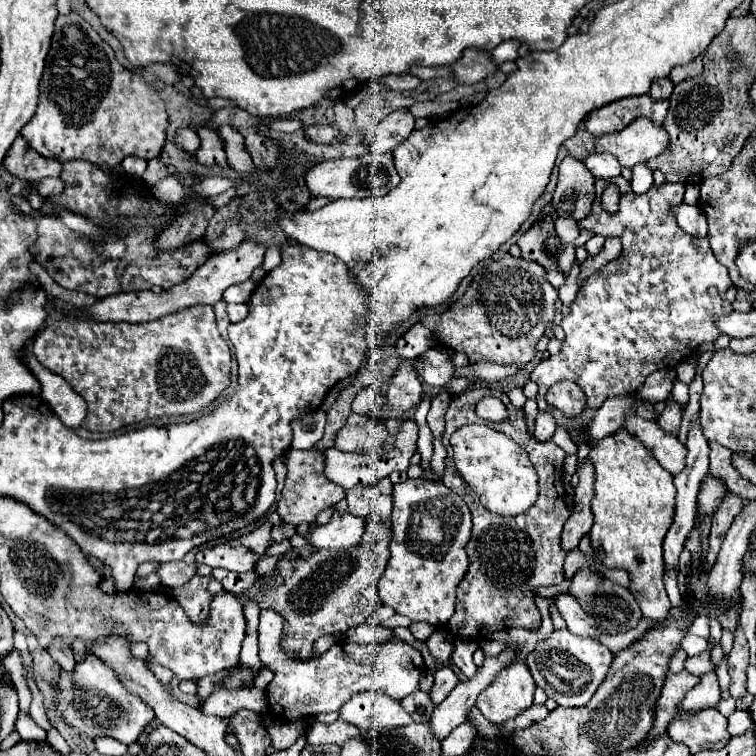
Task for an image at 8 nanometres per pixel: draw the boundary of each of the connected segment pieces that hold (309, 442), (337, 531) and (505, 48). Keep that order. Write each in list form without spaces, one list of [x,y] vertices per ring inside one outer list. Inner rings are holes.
[[[322,409],[292,421],[292,449],[312,449],[324,435],[326,413]]]
[[[334,511],[332,519],[326,525],[314,525],[304,535],[304,539],[316,549],[350,549],[360,543],[364,535],[366,521],[350,515],[348,511]]]
[[[504,41],[492,51],[492,57],[498,65],[504,61],[514,61],[518,57],[518,47],[520,47],[520,41]]]

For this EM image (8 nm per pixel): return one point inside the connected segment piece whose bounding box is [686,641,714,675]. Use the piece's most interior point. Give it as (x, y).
(700, 665)

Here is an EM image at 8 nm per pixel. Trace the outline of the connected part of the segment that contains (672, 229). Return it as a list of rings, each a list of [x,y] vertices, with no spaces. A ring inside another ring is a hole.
[[[616,177],[612,179],[612,183],[618,185],[620,189],[618,211],[608,213],[600,205],[600,201],[594,201],[590,215],[584,221],[580,221],[580,227],[592,229],[598,235],[620,237],[622,255],[584,281],[580,295],[574,299],[570,307],[570,315],[562,319],[566,343],[562,345],[560,355],[540,361],[532,371],[532,381],[538,383],[540,387],[536,395],[540,411],[546,411],[544,395],[552,387],[552,383],[558,383],[560,379],[576,381],[586,393],[586,409],[580,417],[586,423],[592,421],[592,415],[596,415],[604,399],[636,391],[650,373],[664,367],[674,369],[680,361],[692,355],[698,345],[716,341],[722,335],[720,329],[716,327],[716,315],[728,315],[732,311],[730,303],[724,299],[726,289],[732,287],[728,269],[722,263],[718,263],[706,237],[704,239],[690,237],[676,223],[676,217],[672,215],[672,207],[682,203],[684,185],[682,183],[674,183],[674,185],[664,183],[660,187],[652,185],[648,193],[636,195],[624,177]]]

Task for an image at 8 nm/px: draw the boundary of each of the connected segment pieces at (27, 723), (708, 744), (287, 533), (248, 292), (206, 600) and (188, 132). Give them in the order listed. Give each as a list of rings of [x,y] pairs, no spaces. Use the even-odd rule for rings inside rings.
[[[18,715],[18,721],[16,721],[16,731],[20,733],[20,737],[24,741],[44,741],[46,739],[46,731],[42,727],[38,727],[30,715]]]
[[[716,709],[698,711],[696,719],[674,719],[668,725],[668,735],[672,735],[676,743],[684,743],[694,755],[704,749],[724,747],[730,739],[726,723],[726,717]]]
[[[283,523],[280,526],[273,526],[271,535],[272,539],[276,543],[280,543],[283,539],[289,539],[294,534],[297,534],[296,527]]]
[[[248,279],[248,281],[240,283],[240,285],[232,285],[232,287],[228,287],[224,291],[223,299],[226,303],[246,304],[250,300],[254,287],[256,287],[256,281],[252,281],[252,279]]]
[[[194,577],[190,583],[172,589],[172,597],[184,607],[184,613],[194,624],[204,624],[209,617],[210,610],[202,610],[202,607],[210,607],[214,595],[218,595],[222,589],[222,583],[214,577]]]
[[[178,129],[178,145],[188,151],[188,153],[196,153],[196,149],[200,147],[200,139],[196,135],[194,129]]]

